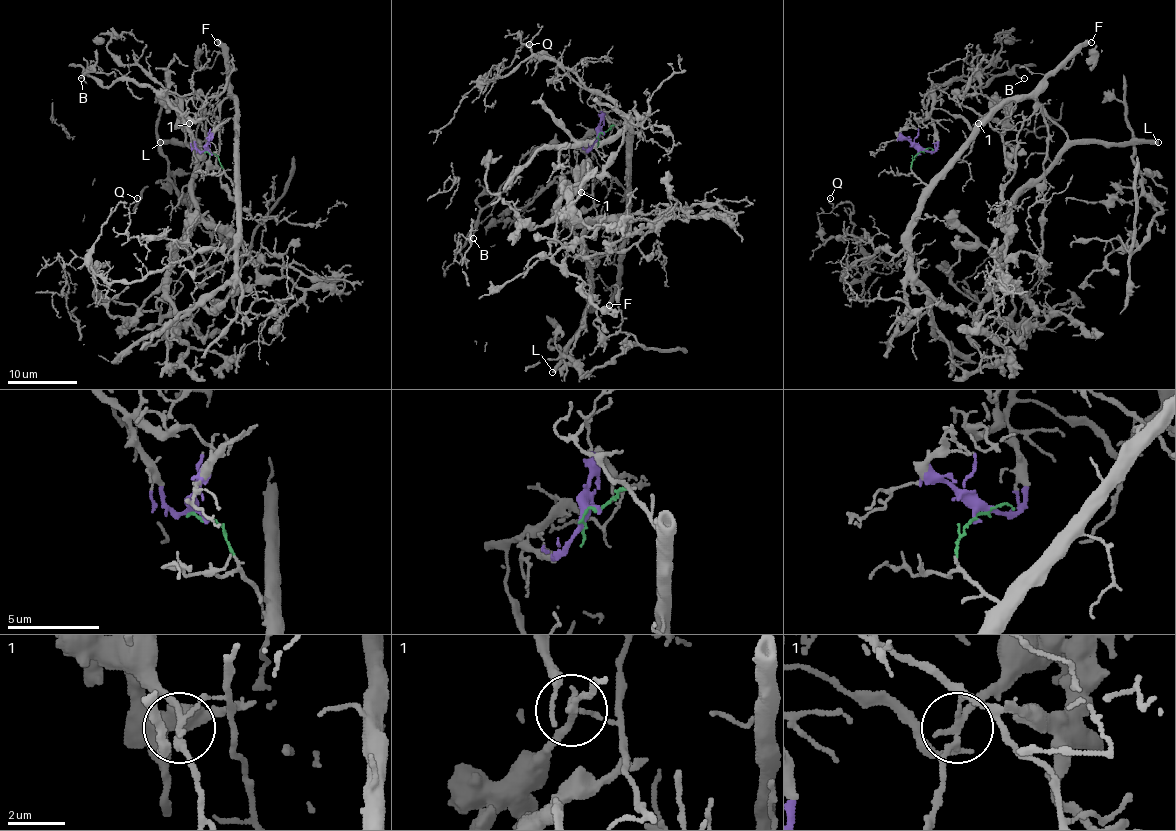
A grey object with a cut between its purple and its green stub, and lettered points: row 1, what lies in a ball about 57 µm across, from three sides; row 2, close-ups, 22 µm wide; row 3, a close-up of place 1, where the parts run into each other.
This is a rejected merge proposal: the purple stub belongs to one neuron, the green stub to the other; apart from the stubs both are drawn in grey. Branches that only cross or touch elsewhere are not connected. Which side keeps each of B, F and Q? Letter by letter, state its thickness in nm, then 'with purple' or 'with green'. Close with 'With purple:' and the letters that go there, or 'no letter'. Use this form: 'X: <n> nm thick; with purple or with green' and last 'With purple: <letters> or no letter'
B: 170 nm thick; with purple
F: 420 nm thick; with green
Q: 120 nm thick; with green
With purple: B

